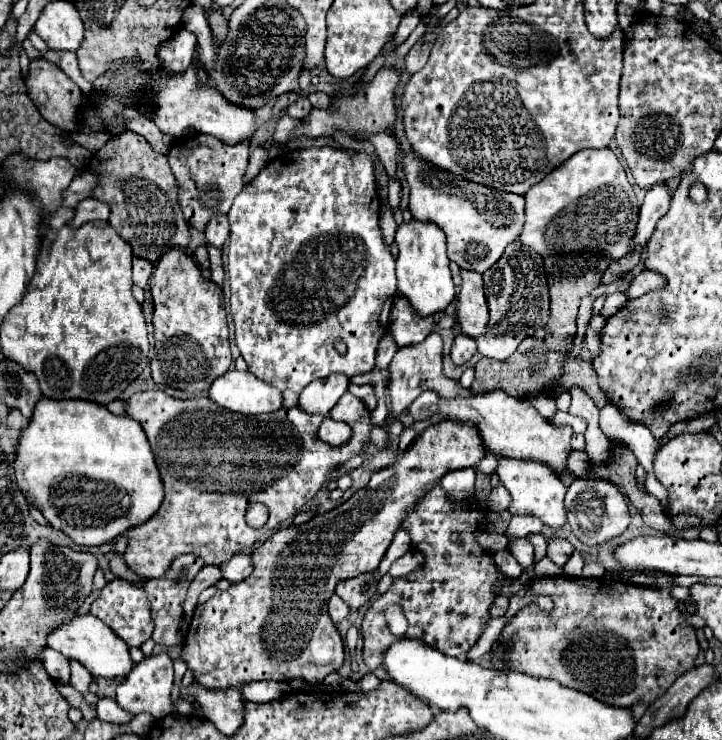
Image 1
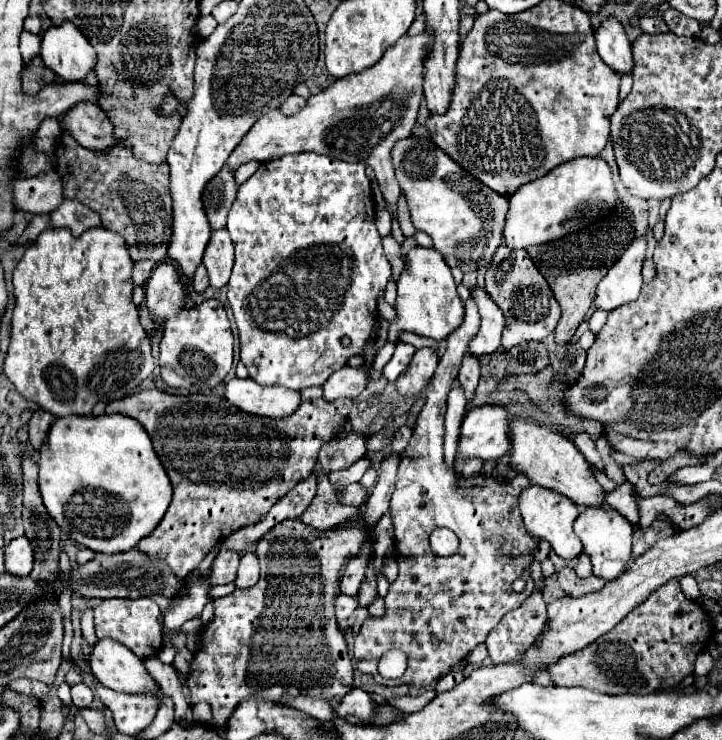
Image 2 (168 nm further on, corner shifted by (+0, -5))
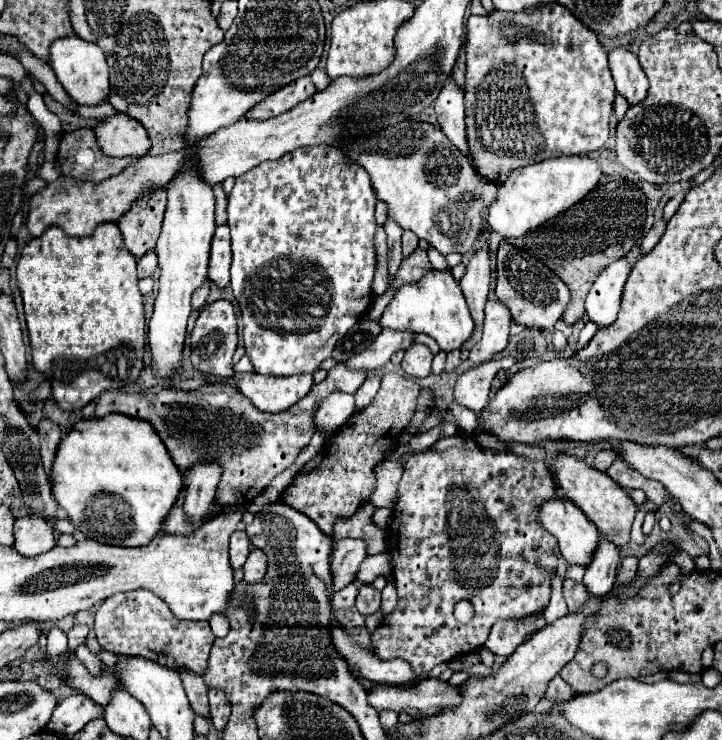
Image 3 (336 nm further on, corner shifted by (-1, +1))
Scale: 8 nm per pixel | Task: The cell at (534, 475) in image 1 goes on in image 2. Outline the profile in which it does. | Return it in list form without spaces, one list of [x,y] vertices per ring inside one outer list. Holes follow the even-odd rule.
[[[528,486],[520,492],[520,514],[522,514],[526,530],[530,534],[550,542],[552,550],[558,556],[562,556],[564,560],[570,560],[582,552],[582,542],[578,540],[578,536],[572,530],[572,524],[574,524],[576,516],[580,514],[580,510],[570,498],[564,498],[562,494],[546,490],[544,486]]]

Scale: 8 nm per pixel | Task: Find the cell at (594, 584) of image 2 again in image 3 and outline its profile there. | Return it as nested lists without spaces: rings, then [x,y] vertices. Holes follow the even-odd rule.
[[[563,580],[563,594],[565,594],[567,606],[571,612],[579,612],[585,606],[587,596],[589,596],[585,586],[579,582],[573,582],[573,580]]]

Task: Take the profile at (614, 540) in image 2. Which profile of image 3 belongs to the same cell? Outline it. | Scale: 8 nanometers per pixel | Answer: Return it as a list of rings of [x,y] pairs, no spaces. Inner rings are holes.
[[[601,538],[599,548],[595,552],[595,558],[589,564],[585,578],[583,578],[583,584],[589,592],[589,596],[603,600],[611,592],[611,588],[615,584],[619,562],[621,562],[619,548]]]

